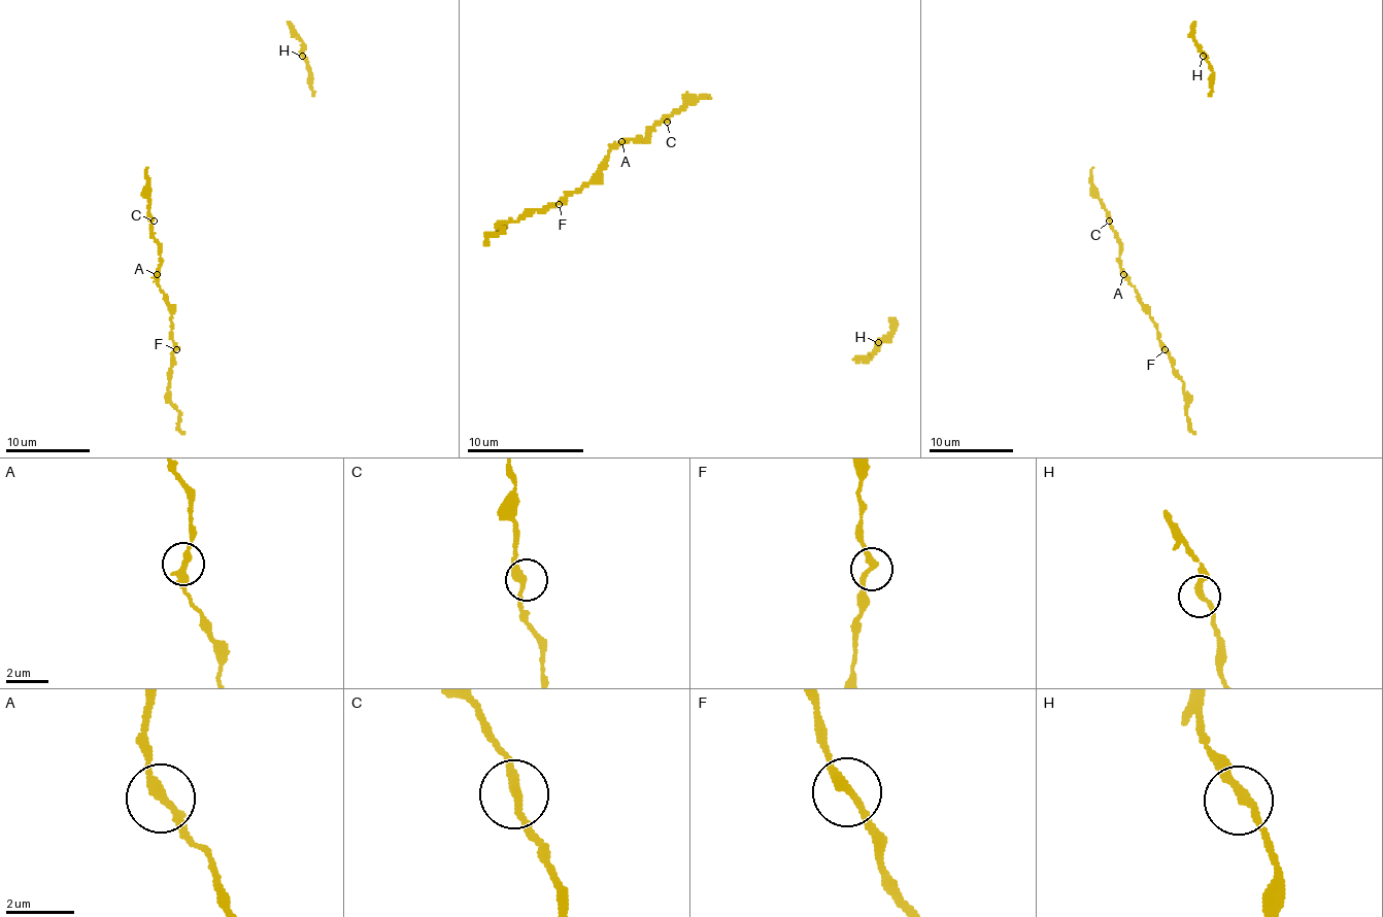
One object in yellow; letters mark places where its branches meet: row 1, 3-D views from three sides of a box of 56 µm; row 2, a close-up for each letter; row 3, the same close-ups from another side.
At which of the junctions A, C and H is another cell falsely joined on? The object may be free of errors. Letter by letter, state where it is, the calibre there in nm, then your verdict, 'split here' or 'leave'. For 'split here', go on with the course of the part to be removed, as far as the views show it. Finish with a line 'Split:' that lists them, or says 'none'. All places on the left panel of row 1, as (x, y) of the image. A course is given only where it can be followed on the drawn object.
A: at (157, 274); 260 nm thick; leave
C: at (154, 221); 260 nm thick; leave
H: at (302, 56); 240 nm thick; leave
Split: none

